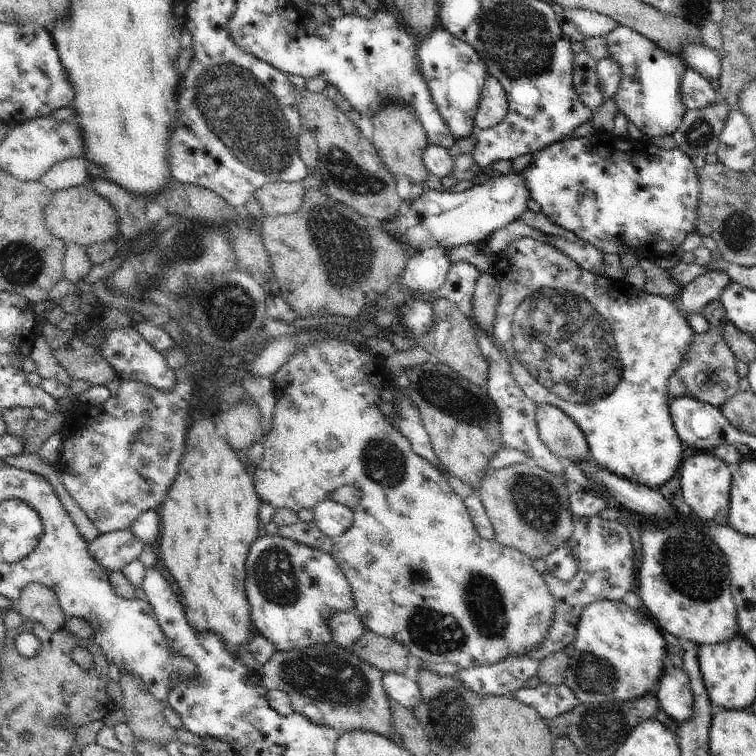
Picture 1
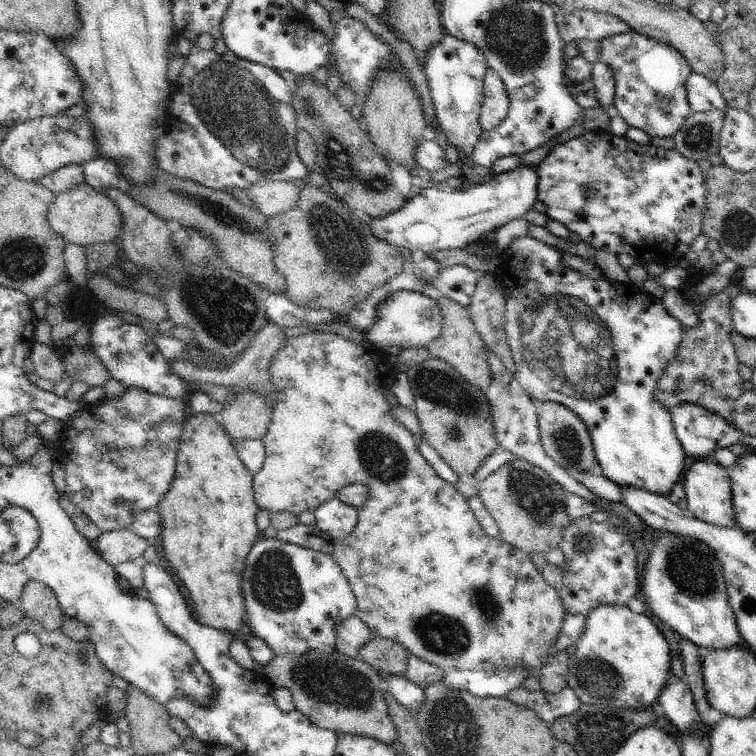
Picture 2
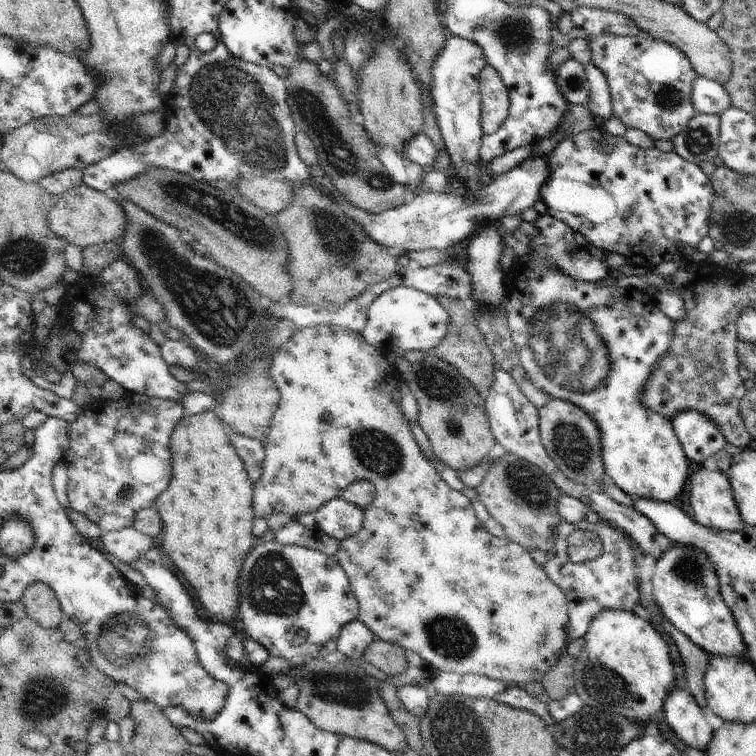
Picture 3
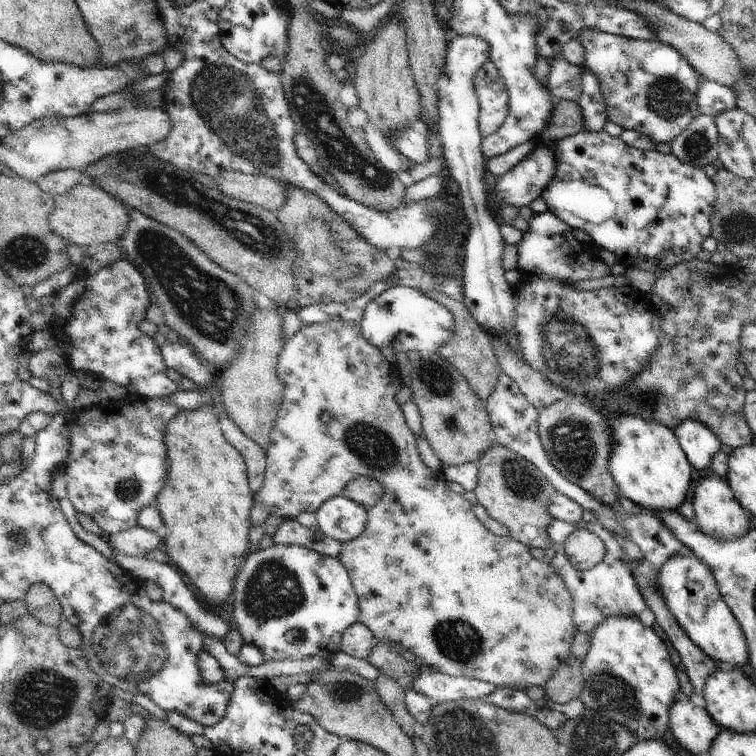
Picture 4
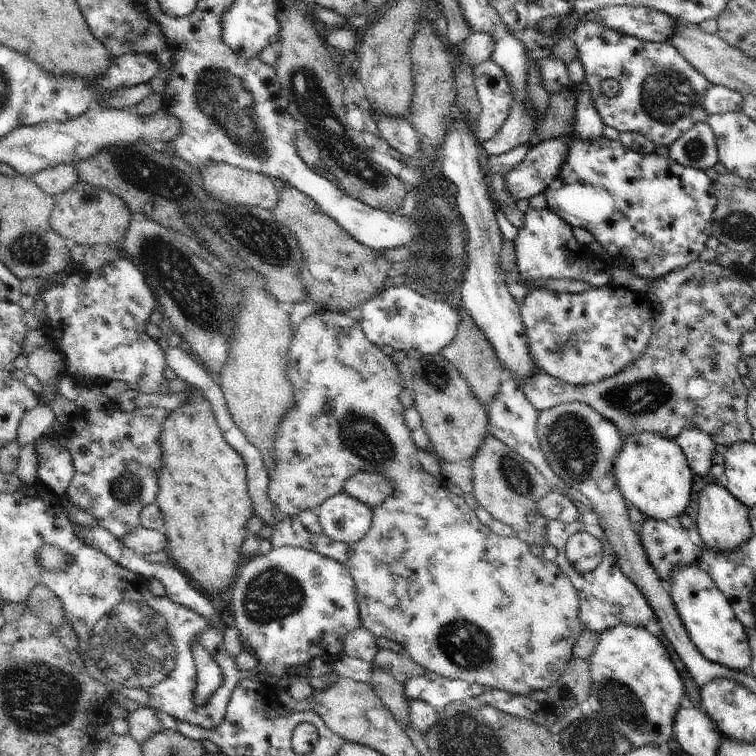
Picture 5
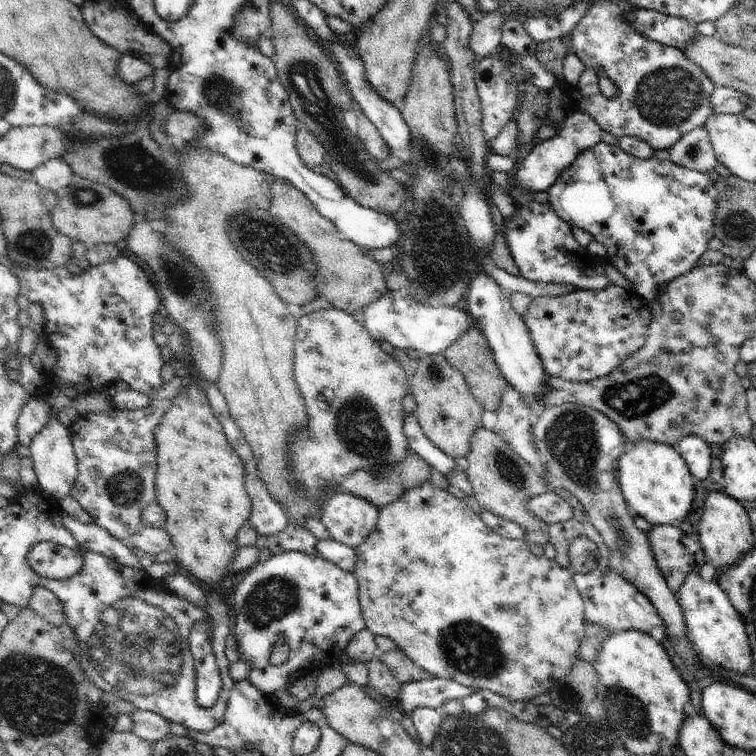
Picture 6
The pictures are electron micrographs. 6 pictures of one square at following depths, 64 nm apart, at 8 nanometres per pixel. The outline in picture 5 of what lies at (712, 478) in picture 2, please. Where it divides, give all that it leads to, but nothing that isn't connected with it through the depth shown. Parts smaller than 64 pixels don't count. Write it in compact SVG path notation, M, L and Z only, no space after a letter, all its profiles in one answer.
M708 484L704 490L700 490L698 498L696 528L704 542L704 547L712 552L732 552L748 542L754 531L749 519L749 508L743 505L736 497L733 497L723 484Z

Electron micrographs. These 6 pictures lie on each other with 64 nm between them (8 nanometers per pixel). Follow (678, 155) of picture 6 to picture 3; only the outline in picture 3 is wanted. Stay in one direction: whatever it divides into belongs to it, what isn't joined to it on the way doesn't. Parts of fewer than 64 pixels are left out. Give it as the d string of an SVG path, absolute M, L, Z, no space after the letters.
M696 113L673 139L673 152L696 165L702 161L712 162L719 152L720 124L716 114Z

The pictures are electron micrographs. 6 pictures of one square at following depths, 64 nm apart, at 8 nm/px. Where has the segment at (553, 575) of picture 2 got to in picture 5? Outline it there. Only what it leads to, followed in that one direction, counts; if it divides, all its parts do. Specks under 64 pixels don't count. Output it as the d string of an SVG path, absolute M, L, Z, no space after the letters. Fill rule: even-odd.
M581 518L572 523L554 519L548 523L546 532L549 544L552 544L558 551L558 556L555 558L556 564L566 572L566 576L570 578L570 582L576 588L578 598L580 598L580 614L578 614L578 618L580 618L580 622L582 622L585 629L594 630L594 632L606 632L606 630L610 630L610 628L618 626L618 624L644 628L649 621L658 622L654 610L652 610L644 595L618 568L612 544L608 542L608 538L606 538L606 534L604 534L604 530L600 528L600 525L586 525ZM578 531L592 534L602 544L602 562L596 569L585 574L576 572L566 558L566 543Z

